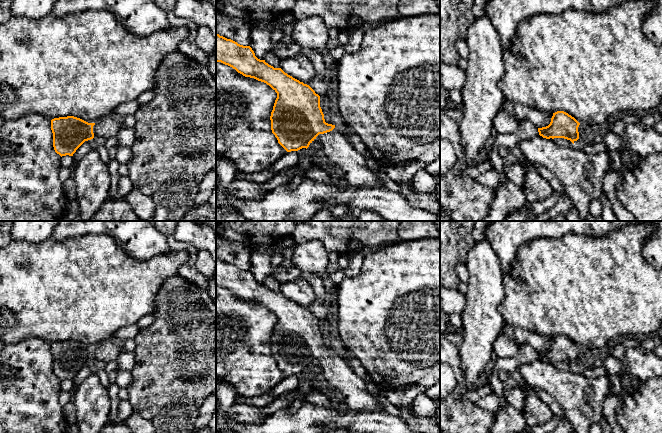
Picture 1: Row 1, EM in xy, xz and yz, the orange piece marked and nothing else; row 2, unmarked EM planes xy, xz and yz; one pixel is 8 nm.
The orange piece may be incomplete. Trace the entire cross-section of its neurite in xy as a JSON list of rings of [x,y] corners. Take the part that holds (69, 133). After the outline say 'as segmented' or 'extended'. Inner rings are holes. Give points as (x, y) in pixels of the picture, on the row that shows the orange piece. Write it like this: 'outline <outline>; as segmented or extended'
outline [[[74,116],[54,118],[51,120],[53,147],[61,157],[73,156],[85,141],[94,138],[102,142],[115,137],[122,128],[122,122],[111,116],[106,116],[96,123],[88,123]]]; extended

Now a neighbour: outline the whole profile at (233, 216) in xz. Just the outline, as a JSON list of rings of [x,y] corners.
[[[232,212],[227,215],[216,216],[216,221],[249,221],[242,215]]]

